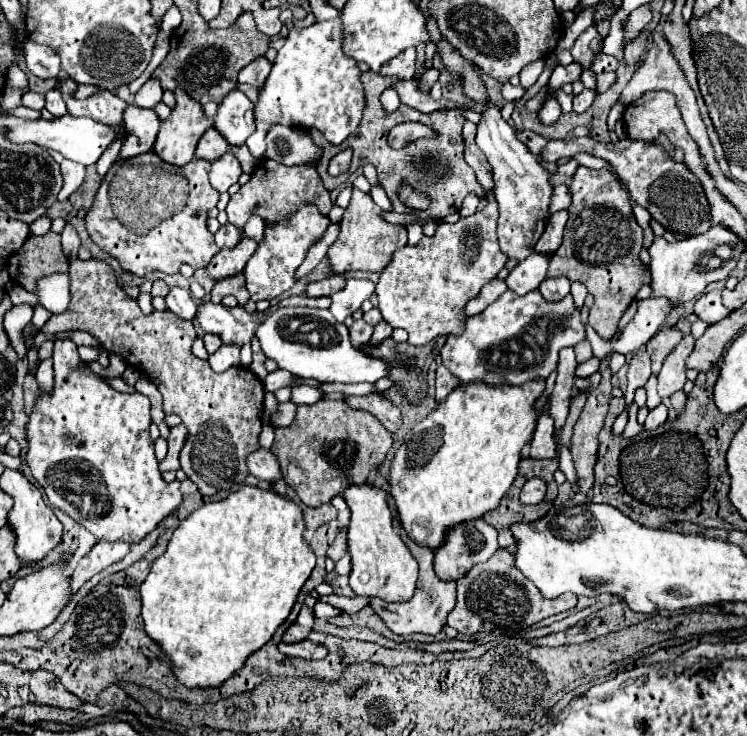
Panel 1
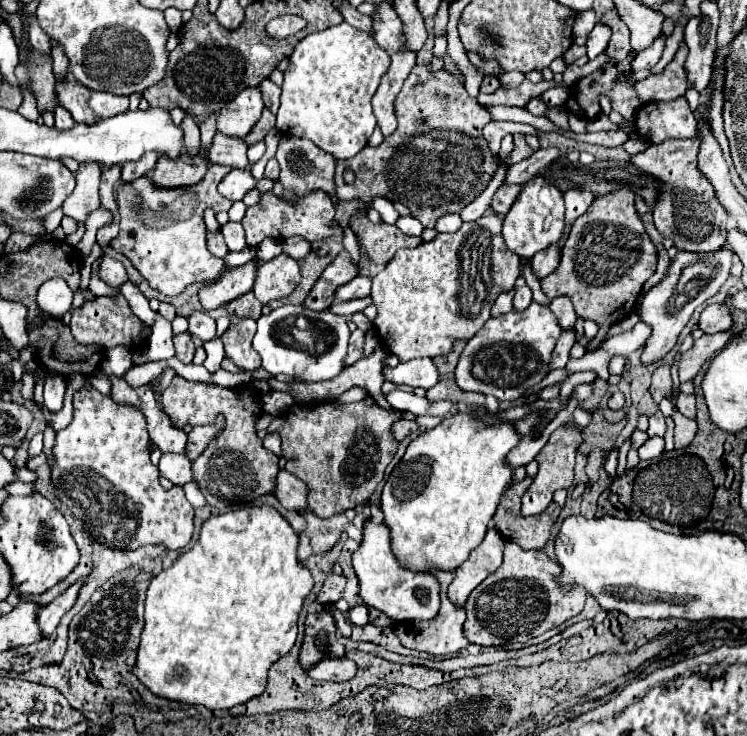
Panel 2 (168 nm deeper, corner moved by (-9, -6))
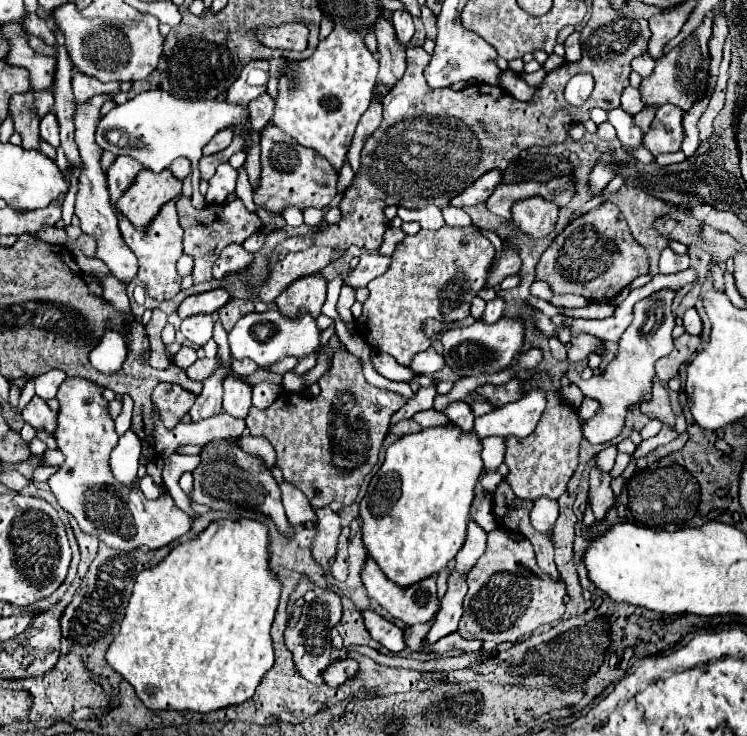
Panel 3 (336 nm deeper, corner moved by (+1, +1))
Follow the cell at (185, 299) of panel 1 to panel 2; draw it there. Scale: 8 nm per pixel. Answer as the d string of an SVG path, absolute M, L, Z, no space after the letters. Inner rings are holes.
M194 311L190 317L188 317L188 331L192 335L196 335L198 339L202 341L208 341L216 335L216 325L214 325L214 319L204 313L204 311Z

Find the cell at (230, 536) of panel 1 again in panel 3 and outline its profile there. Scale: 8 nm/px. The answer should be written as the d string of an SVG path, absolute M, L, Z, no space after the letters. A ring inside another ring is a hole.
M216 520L200 536L196 536L196 540L192 540L184 546L176 546L158 566L152 566L152 568L142 570L138 574L132 596L130 596L128 606L124 610L126 618L120 624L120 634L108 646L106 660L118 674L124 676L124 680L128 680L132 684L136 696L144 702L144 706L148 710L170 710L172 708L172 710L192 710L192 712L206 714L206 712L214 712L220 708L242 704L254 696L254 690L260 684L262 676L274 664L274 648L272 648L270 628L272 628L272 622L276 616L280 588L282 588L280 580L274 574L270 574L270 566L268 566L268 528L256 520L240 520L240 522Z

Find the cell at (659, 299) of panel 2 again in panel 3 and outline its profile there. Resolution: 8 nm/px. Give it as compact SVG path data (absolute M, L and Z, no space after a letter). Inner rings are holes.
M660 290L660 292L652 294L650 298L640 300L634 306L634 320L618 340L618 354L604 368L602 374L590 378L590 380L580 380L580 376L577 375L572 364L565 374L565 376L578 384L578 388L580 388L584 396L590 396L590 398L598 400L598 404L600 404L596 416L582 422L582 434L590 444L606 444L612 438L616 438L624 428L626 412L630 408L640 406L642 402L650 400L652 382L654 382L654 364L656 364L658 358L668 356L672 352L672 348L674 348L672 346L672 328L674 328L672 300L674 300L674 296L676 296L676 292ZM650 312L656 314L656 332L642 334L642 326L646 324Z

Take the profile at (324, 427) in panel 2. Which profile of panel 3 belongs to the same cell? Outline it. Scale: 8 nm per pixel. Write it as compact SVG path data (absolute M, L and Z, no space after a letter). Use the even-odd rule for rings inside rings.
M334 352L332 360L332 368L318 380L322 388L318 398L306 398L302 394L284 392L276 398L274 404L270 404L264 410L252 406L246 418L246 428L250 430L250 436L264 436L266 440L270 440L278 454L278 466L284 472L284 480L302 490L314 508L324 508L334 500L344 506L350 506L356 500L364 476L378 462L378 452L388 434L390 416L406 404L404 396L368 384L362 374L360 362L350 352Z

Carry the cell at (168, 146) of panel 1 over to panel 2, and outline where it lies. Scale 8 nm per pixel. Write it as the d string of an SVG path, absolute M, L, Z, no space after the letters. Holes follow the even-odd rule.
M186 149L178 159L166 159L164 155L158 159L154 171L150 177L156 181L160 187L184 187L184 185L194 185L198 183L206 169L208 169L208 153L196 153L190 155Z

